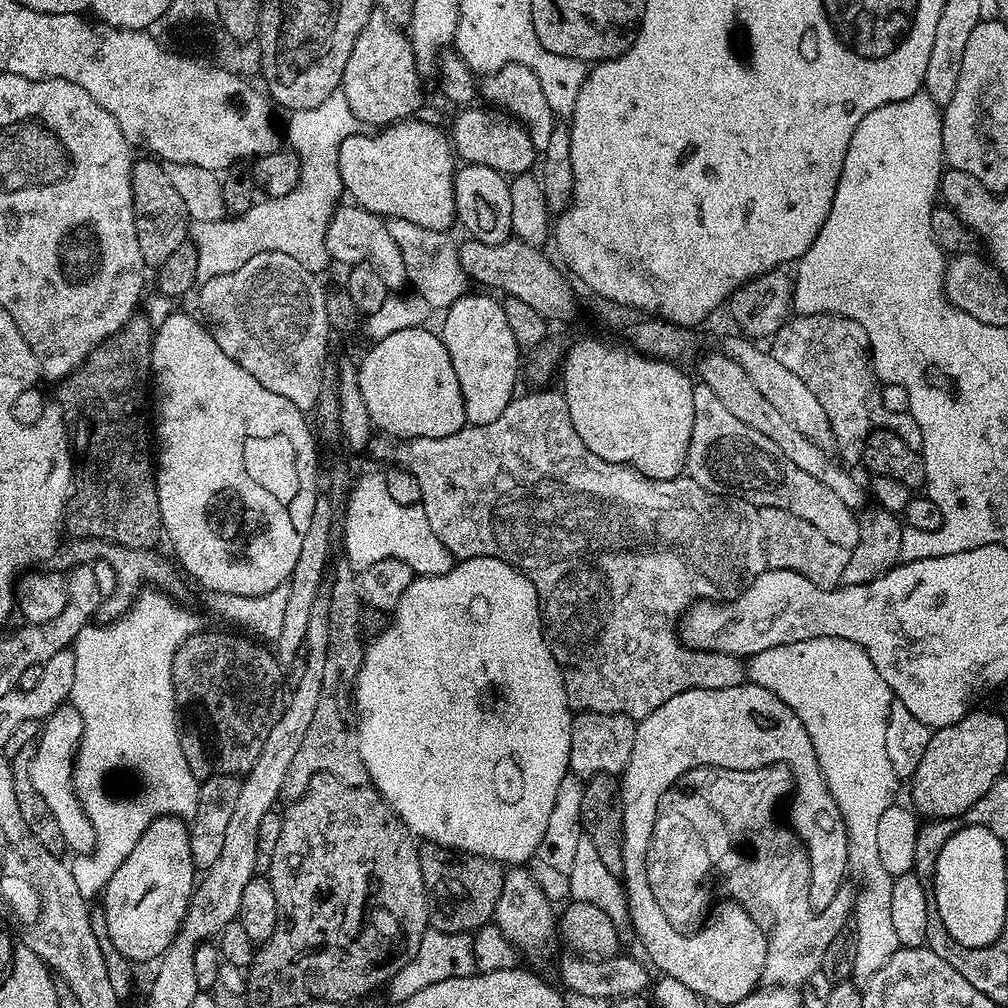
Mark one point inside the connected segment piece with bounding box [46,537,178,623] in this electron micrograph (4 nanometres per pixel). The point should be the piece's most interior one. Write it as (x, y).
(133, 569)

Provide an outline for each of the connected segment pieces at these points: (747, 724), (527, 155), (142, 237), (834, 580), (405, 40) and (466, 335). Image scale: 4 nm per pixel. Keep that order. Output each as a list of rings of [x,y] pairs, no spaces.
[[[751,682],[730,686],[726,690],[691,688],[682,694],[674,694],[674,698],[670,698],[670,702],[662,702],[662,706],[658,706],[658,710],[654,710],[647,718],[637,723],[634,750],[630,754],[630,762],[624,767],[622,779],[620,780],[620,793],[622,794],[622,806],[624,807],[624,845],[622,846],[624,875],[622,877],[622,885],[623,891],[626,893],[627,919],[630,921],[630,925],[632,924],[633,930],[636,931],[636,936],[640,939],[640,944],[644,947],[645,954],[652,959],[653,966],[658,970],[657,973],[678,979],[679,982],[688,986],[690,990],[696,992],[696,995],[705,1001],[708,999],[713,1000],[716,1004],[731,1006],[740,999],[750,995],[760,984],[762,937],[759,928],[752,928],[750,917],[747,916],[747,912],[740,912],[740,908],[720,908],[720,916],[718,919],[712,920],[712,928],[708,928],[708,932],[703,932],[701,936],[695,936],[693,940],[680,940],[680,936],[673,934],[672,928],[668,928],[668,924],[664,924],[664,920],[660,916],[660,908],[656,908],[656,904],[652,904],[652,891],[648,881],[648,847],[650,846],[650,829],[654,827],[652,824],[652,808],[656,808],[656,796],[660,796],[660,788],[664,788],[664,784],[668,784],[668,780],[672,780],[672,776],[676,776],[676,772],[684,772],[684,768],[688,768],[688,764],[700,764],[700,760],[716,760],[716,764],[732,764],[732,768],[749,768],[752,764],[764,764],[764,760],[792,760],[792,768],[796,768],[796,776],[804,776],[804,780],[800,780],[800,796],[796,796],[796,825],[800,827],[801,834],[808,839],[808,844],[812,848],[812,860],[810,861],[810,866],[812,867],[812,900],[810,901],[810,906],[815,913],[826,910],[826,906],[830,906],[830,902],[834,902],[834,894],[838,894],[841,884],[845,883],[846,873],[848,872],[848,835],[846,834],[846,826],[842,822],[842,814],[838,810],[838,806],[828,789],[828,784],[824,780],[822,770],[818,766],[818,758],[814,754],[814,746],[810,742],[810,734],[806,734],[806,726],[802,726],[798,714],[794,714],[794,710],[790,710],[790,706],[786,706],[786,702],[782,702],[782,698],[778,698],[778,694],[774,694],[770,690],[766,690],[762,686]]]
[[[468,106],[457,111],[460,113],[452,124],[452,132],[450,131],[450,143],[455,155],[459,159],[461,156],[464,164],[481,164],[495,172],[508,174],[513,171],[512,164],[524,164],[527,160],[537,159],[538,149],[534,142],[530,142],[530,134],[520,121],[492,106],[476,107]]]
[[[147,158],[148,160],[137,159],[132,166],[132,197],[134,198],[134,230],[138,238],[138,250],[142,250],[142,258],[149,269],[155,270],[178,250],[178,246],[186,243],[190,236],[190,217],[186,206],[182,202],[182,197],[178,195],[178,190],[170,182],[166,174],[164,164],[159,159]]]
[[[760,508],[764,531],[764,553],[768,568],[794,570],[819,588],[835,588],[842,581],[842,570],[846,570],[849,549],[830,542],[822,533],[802,518],[777,508]]]
[[[372,11],[366,26],[358,34],[358,42],[354,42],[354,50],[350,50],[350,58],[346,61],[342,91],[346,102],[350,102],[350,110],[354,110],[354,118],[358,118],[361,125],[376,124],[372,126],[387,126],[399,124],[417,115],[420,108],[420,99],[424,92],[420,89],[422,77],[412,49],[411,39],[401,29],[394,27],[381,12]]]
[[[492,294],[472,295],[460,296],[447,308],[438,335],[450,354],[454,374],[458,374],[465,421],[469,425],[489,424],[517,395],[516,379],[522,376],[522,349],[514,338],[514,330],[510,330],[510,322],[506,322],[503,303]]]

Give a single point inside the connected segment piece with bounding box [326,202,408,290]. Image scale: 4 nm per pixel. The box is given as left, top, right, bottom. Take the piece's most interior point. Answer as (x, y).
(354, 236)

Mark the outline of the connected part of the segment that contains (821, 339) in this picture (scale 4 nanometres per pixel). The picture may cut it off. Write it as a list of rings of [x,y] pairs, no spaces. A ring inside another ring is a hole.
[[[830,312],[809,316],[796,314],[771,337],[770,344],[772,357],[782,362],[786,370],[798,374],[798,378],[814,390],[814,398],[822,402],[822,410],[826,410],[830,430],[836,439],[835,451],[840,451],[839,459],[845,465],[861,463],[866,438],[880,429],[896,432],[898,438],[908,443],[910,450],[920,452],[922,430],[918,430],[918,422],[914,422],[911,412],[891,412],[880,397],[881,385],[872,369],[868,335],[857,320],[833,316]]]

